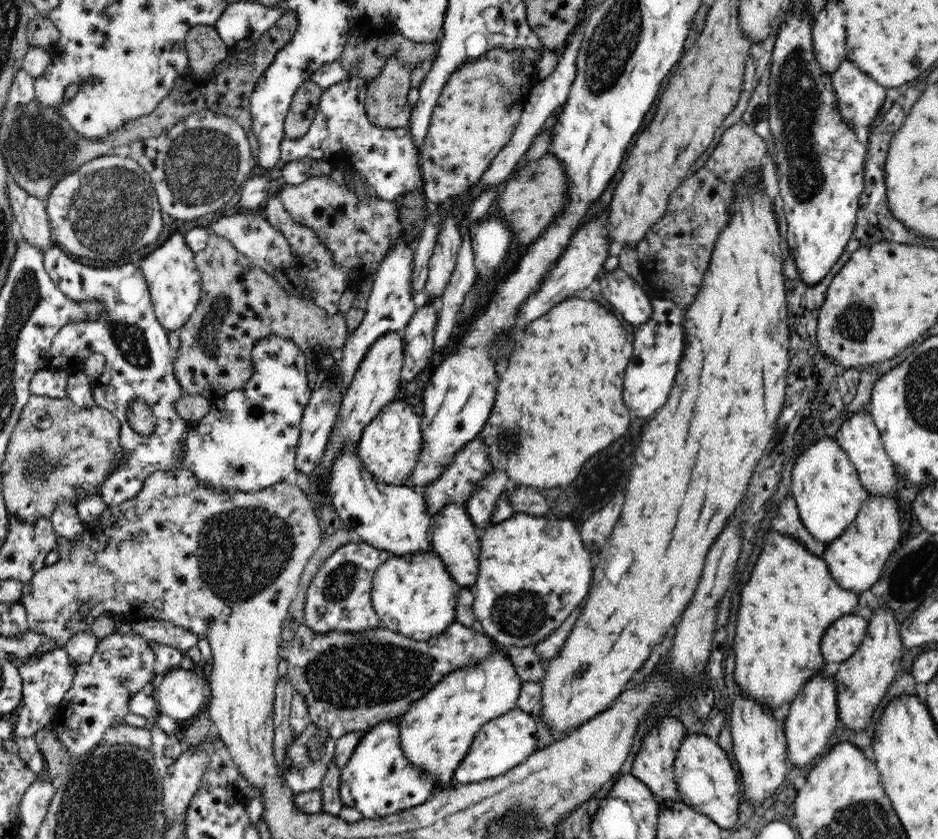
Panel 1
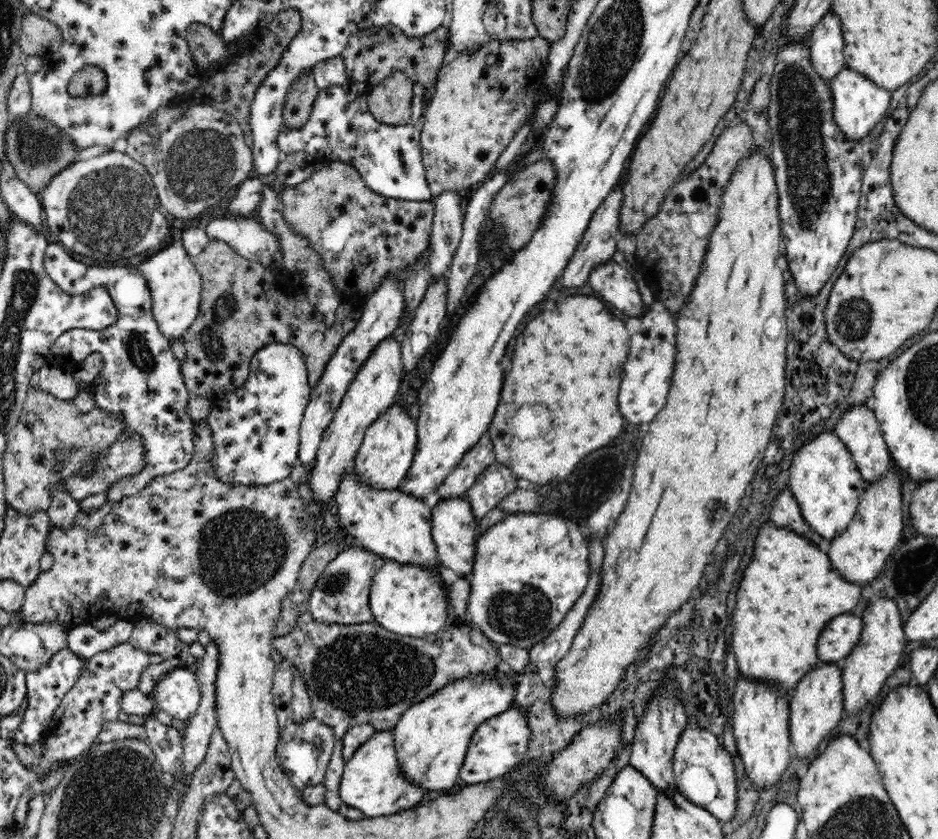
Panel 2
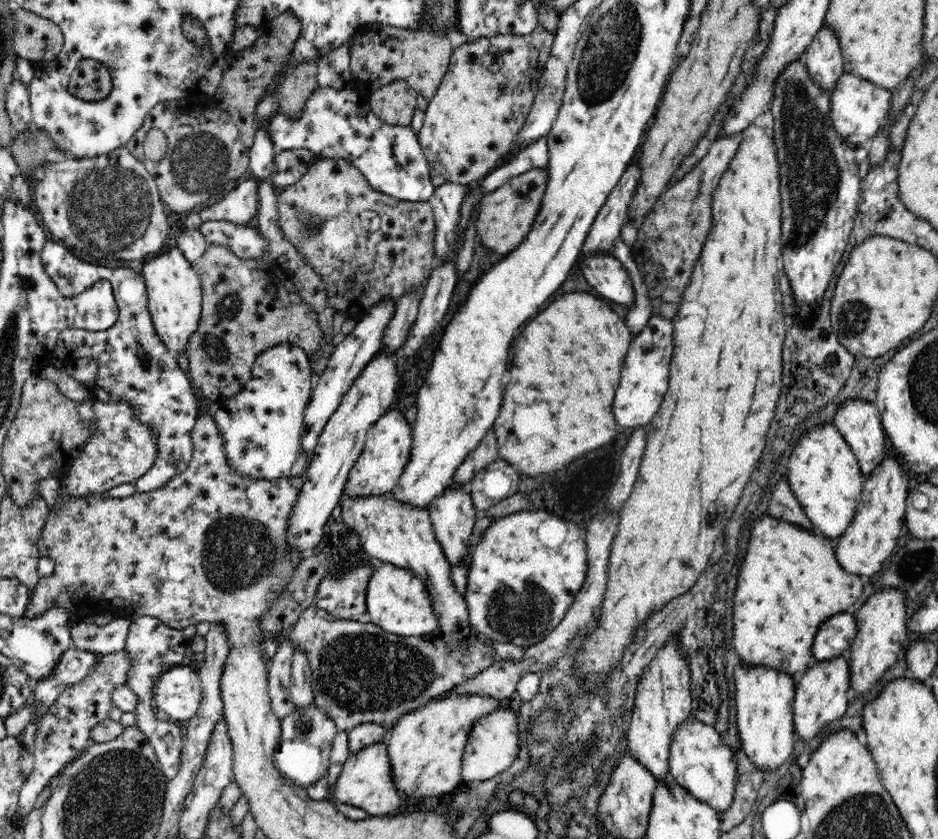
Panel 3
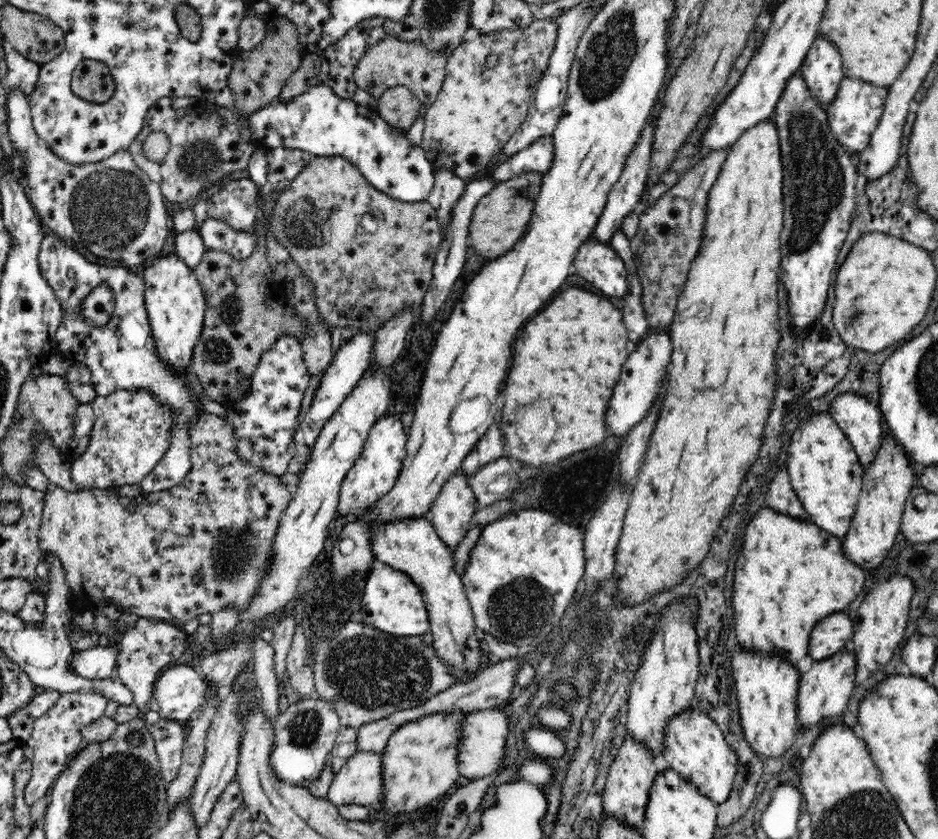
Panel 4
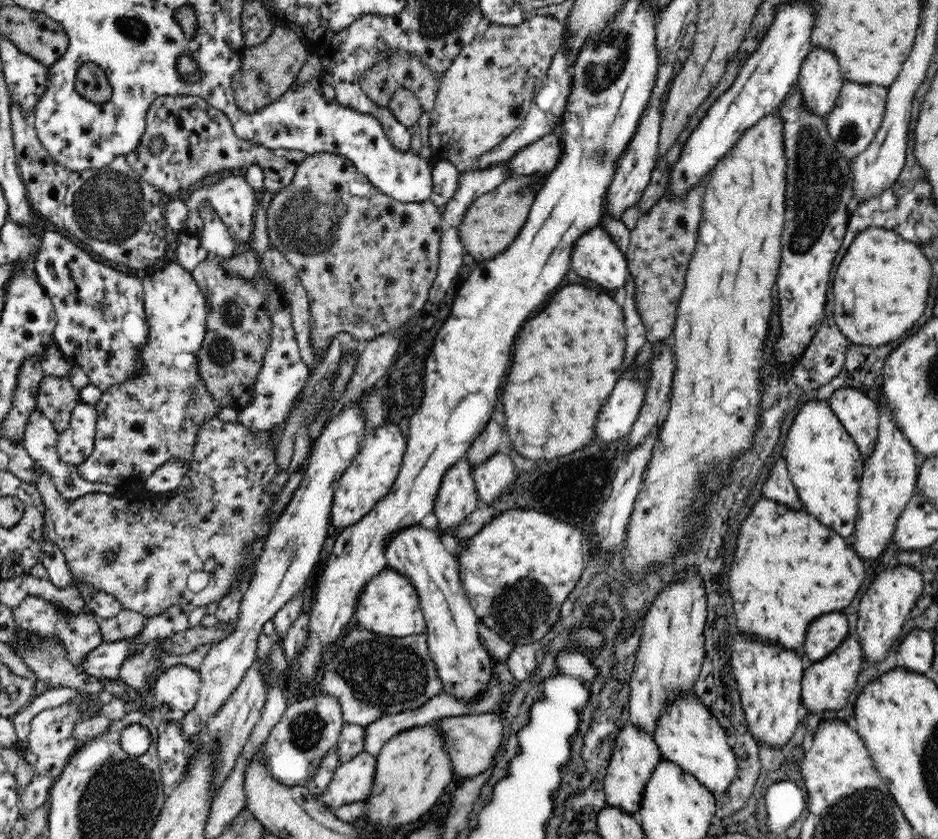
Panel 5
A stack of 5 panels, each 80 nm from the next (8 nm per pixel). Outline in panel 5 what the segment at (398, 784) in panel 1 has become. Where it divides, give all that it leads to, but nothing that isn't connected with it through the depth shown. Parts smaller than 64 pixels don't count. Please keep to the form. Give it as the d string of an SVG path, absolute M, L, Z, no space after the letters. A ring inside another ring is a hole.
M366 751L339 764L327 789L320 795L321 802L330 808L353 802L366 802L375 784L376 757Z

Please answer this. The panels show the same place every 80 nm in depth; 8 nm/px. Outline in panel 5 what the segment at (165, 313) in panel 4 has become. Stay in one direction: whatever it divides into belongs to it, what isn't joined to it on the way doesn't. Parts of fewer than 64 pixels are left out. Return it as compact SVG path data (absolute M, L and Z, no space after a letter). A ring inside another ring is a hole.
M174 259L166 262L161 269L143 276L142 284L149 335L139 358L143 360L145 369L137 377L111 386L94 405L97 414L94 447L88 458L76 466L76 473L92 484L110 484L114 487L122 484L144 485L156 468L162 467L173 457L189 464L200 426L204 421L218 417L218 402L208 393L196 371L196 352L204 340L209 311L198 283L191 272Z

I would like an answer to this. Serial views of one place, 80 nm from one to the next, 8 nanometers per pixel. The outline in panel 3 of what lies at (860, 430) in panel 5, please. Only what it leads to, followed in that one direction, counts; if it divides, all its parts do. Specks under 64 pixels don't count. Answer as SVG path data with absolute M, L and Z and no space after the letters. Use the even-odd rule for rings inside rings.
M862 399L847 400L836 411L833 425L846 440L864 475L870 476L889 454L889 445L881 424L880 413L875 405Z

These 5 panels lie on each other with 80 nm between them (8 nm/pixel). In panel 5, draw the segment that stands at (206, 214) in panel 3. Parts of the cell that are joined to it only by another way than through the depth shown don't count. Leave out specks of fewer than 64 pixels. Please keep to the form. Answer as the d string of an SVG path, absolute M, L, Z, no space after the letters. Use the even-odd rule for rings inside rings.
M230 175L224 178L222 182L217 182L217 184L211 184L211 186L184 193L180 198L185 202L188 210L190 210L187 222L188 230L186 232L192 236L200 236L203 226L201 206L204 203L210 203L210 207L227 226L228 232L233 238L249 242L253 233L254 210L256 210L256 200L258 197L258 192L245 177L235 175Z

